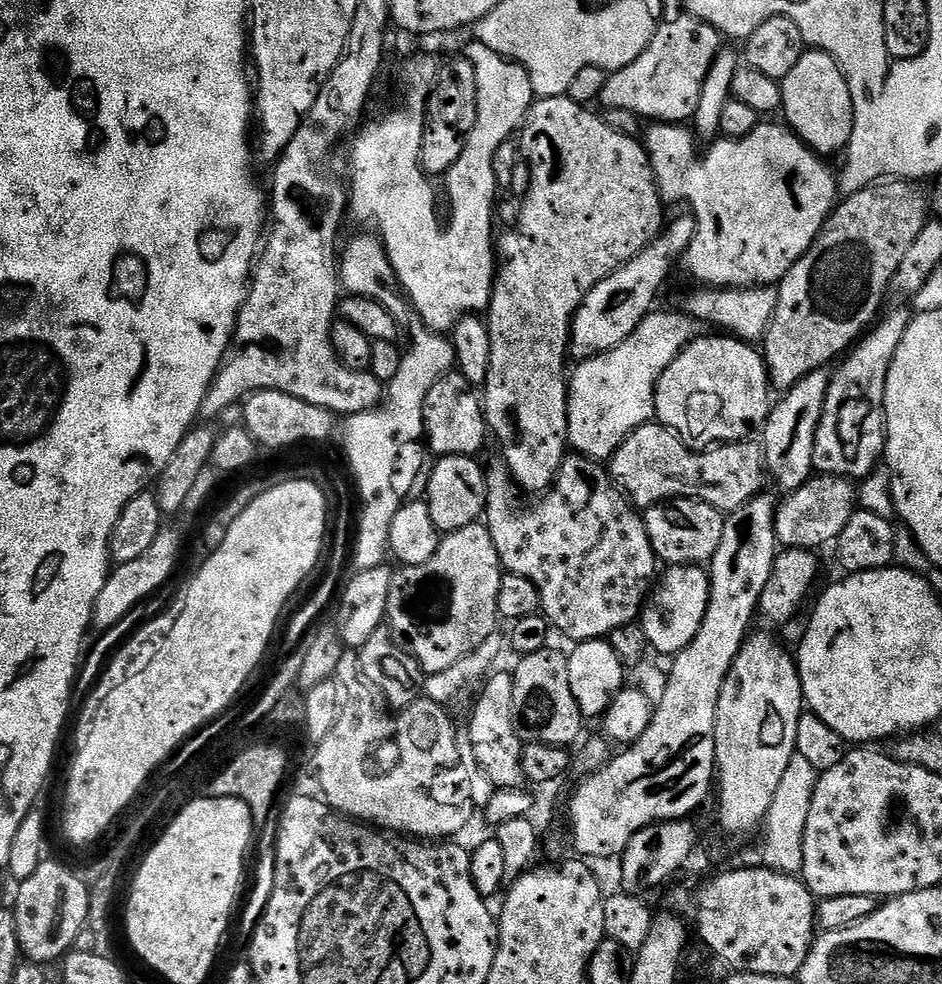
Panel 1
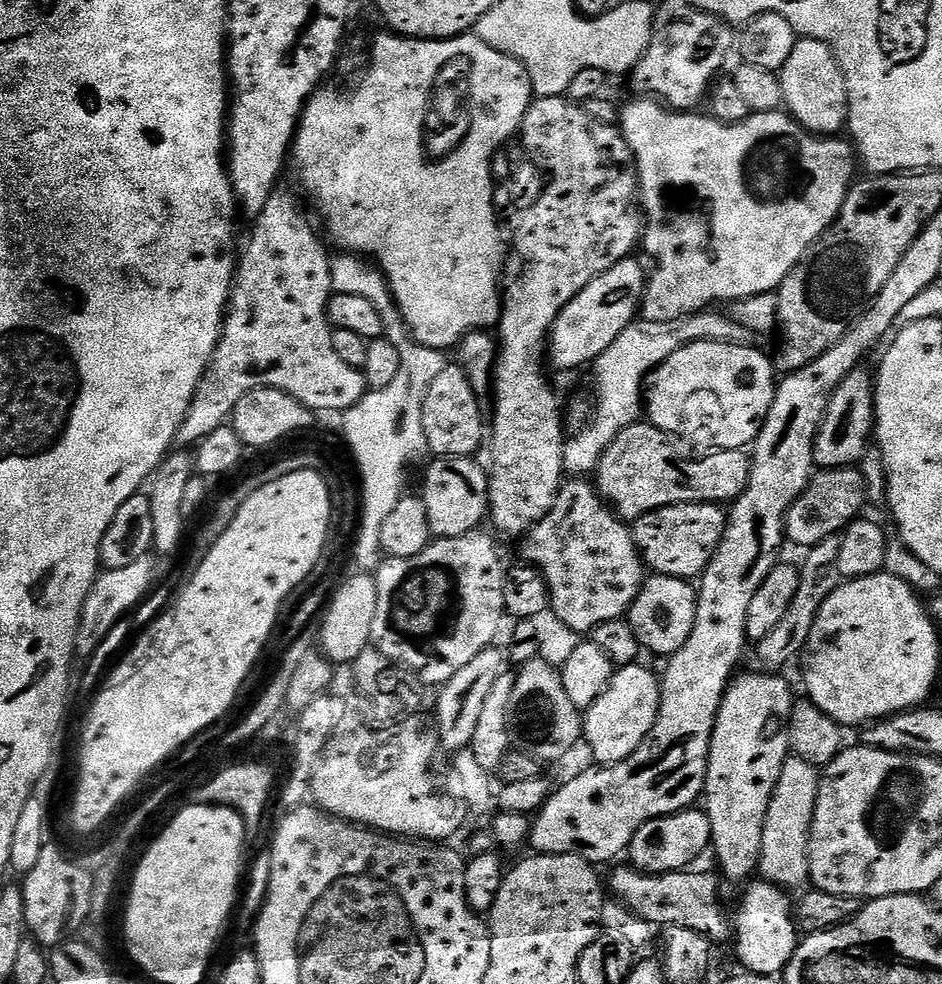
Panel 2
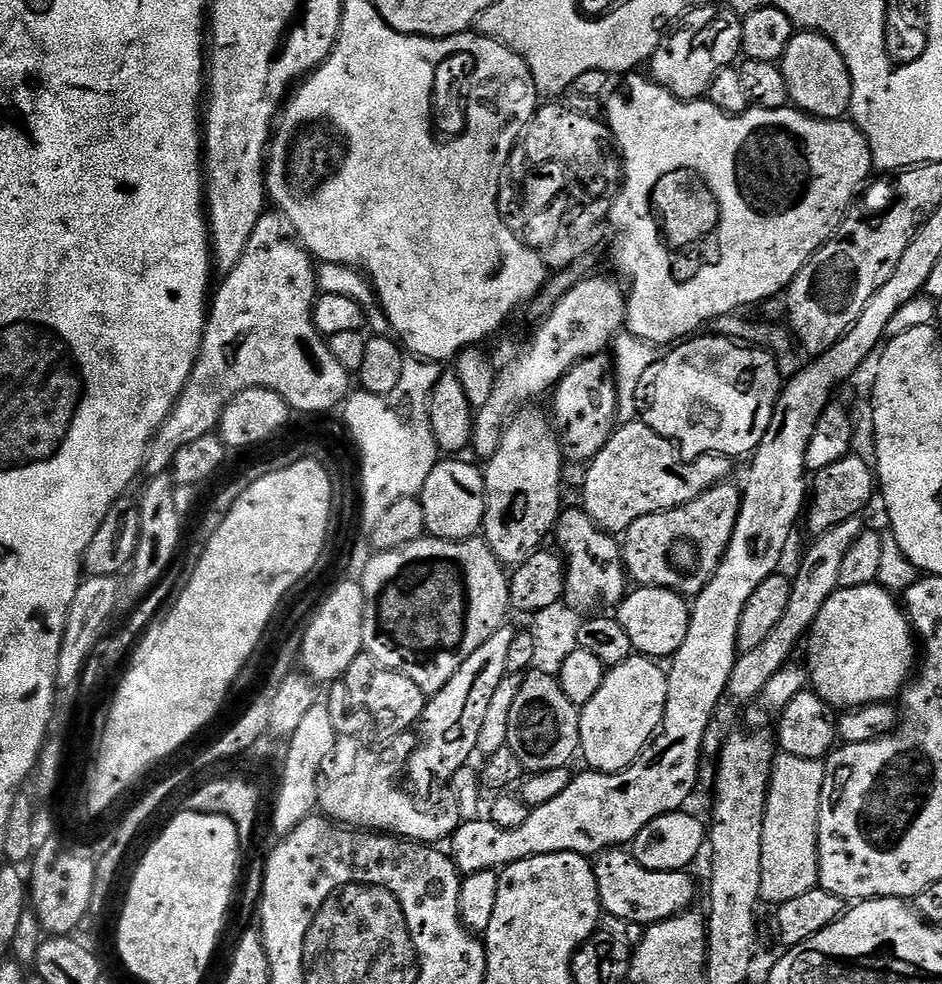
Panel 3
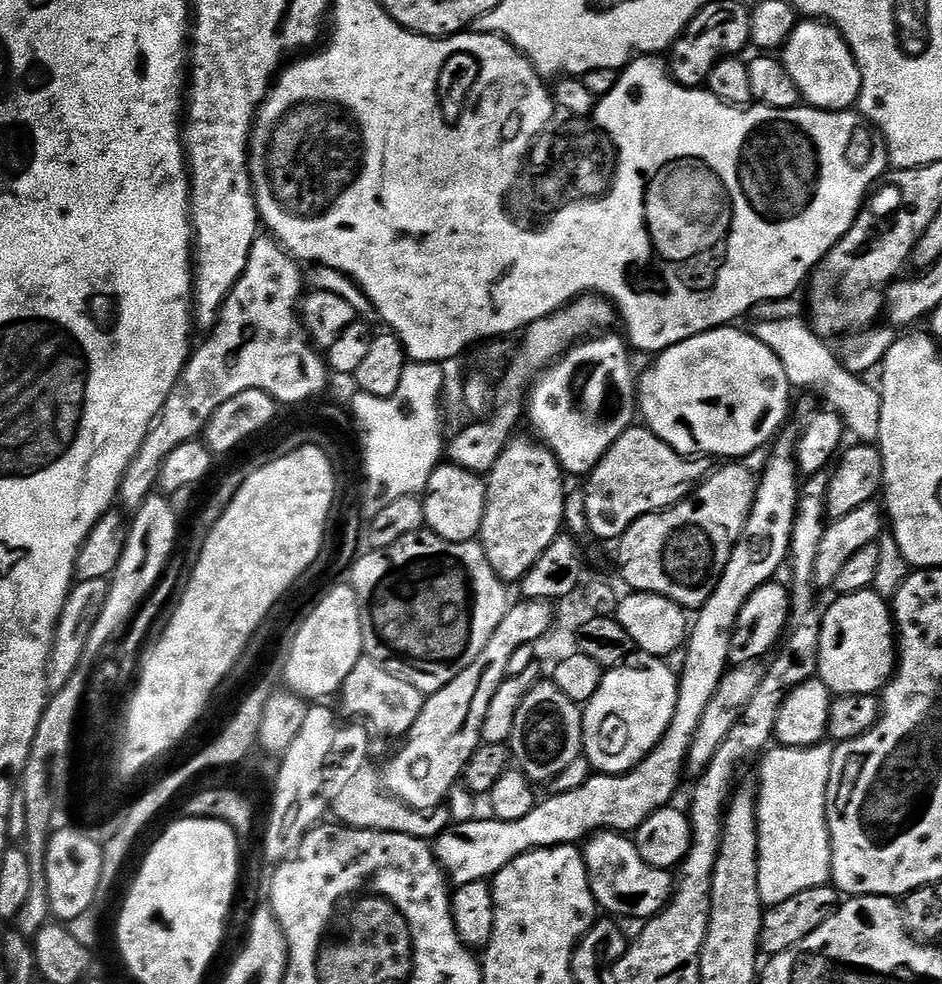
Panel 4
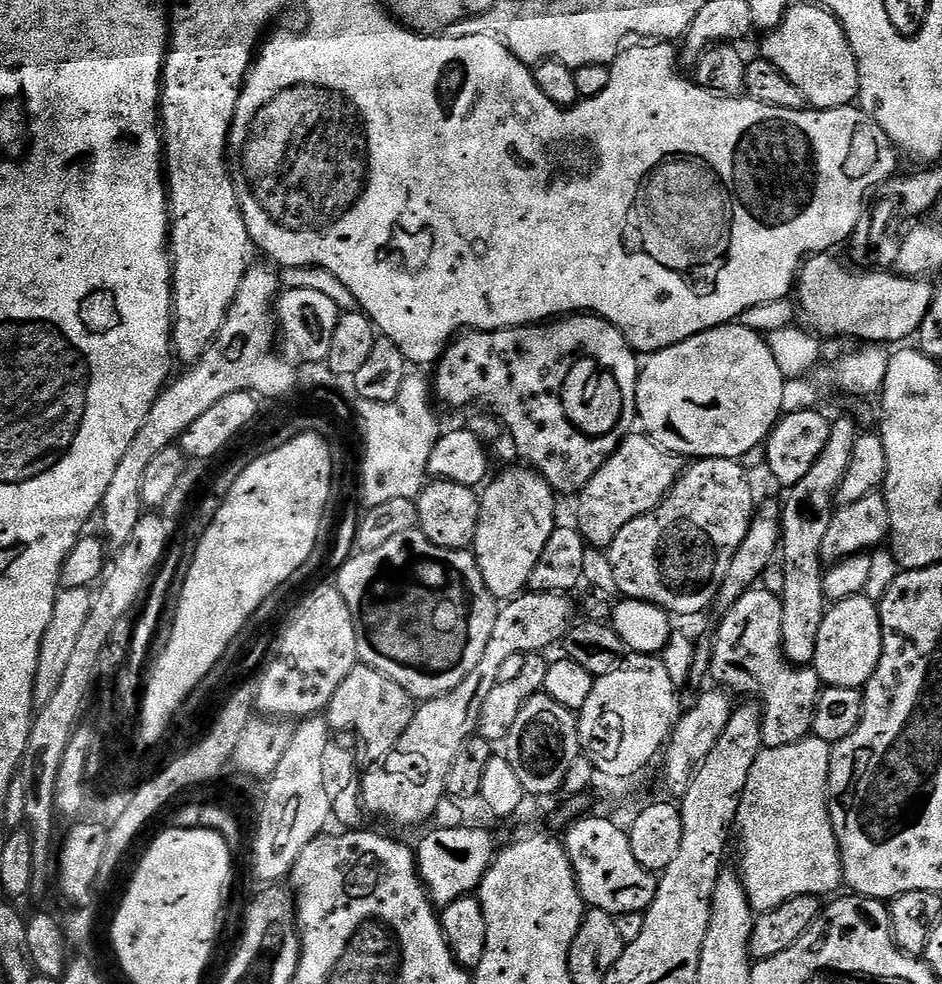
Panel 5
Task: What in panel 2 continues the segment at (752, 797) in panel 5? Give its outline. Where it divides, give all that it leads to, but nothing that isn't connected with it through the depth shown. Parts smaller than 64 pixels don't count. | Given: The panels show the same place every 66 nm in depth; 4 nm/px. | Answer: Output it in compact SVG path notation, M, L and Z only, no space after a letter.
M789 758L782 766L782 778L778 778L778 786L766 814L758 872L768 883L779 884L785 890L792 890L795 884L809 879L808 835L812 829L820 778L821 773L812 764Z

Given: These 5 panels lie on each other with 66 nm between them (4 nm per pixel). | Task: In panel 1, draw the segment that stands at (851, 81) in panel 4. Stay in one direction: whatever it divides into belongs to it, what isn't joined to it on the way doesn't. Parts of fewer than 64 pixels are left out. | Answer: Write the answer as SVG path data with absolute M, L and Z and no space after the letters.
M816 49L805 51L790 74L781 81L781 92L785 123L813 152L831 156L847 147L853 133L853 100L849 84L832 56Z

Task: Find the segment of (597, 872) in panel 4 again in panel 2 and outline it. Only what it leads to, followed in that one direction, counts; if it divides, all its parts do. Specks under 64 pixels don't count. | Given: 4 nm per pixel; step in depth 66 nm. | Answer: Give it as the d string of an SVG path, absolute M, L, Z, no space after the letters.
M625 866L613 874L610 892L632 911L633 917L646 921L650 926L664 924L674 928L689 928L708 937L709 941L724 940L728 936L728 916L720 905L721 877L715 871L692 871L696 870L663 872L660 876L653 876Z

